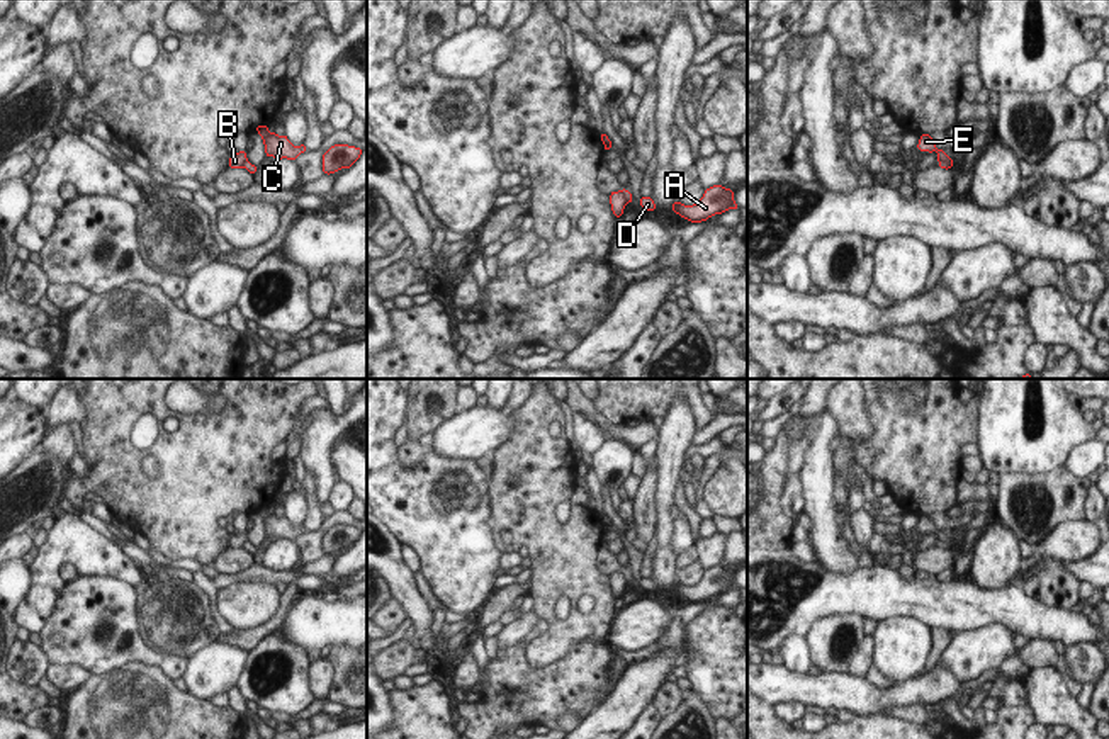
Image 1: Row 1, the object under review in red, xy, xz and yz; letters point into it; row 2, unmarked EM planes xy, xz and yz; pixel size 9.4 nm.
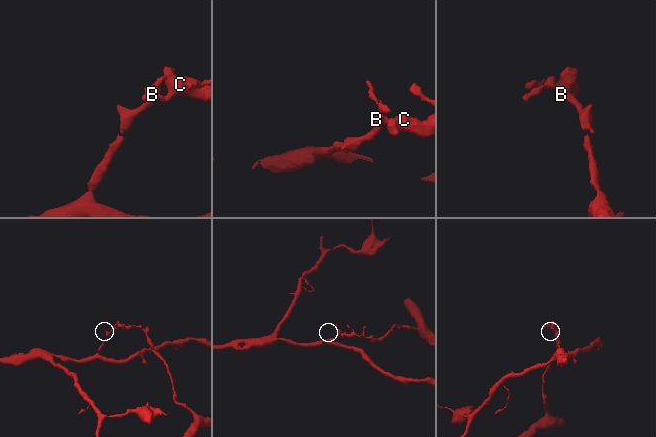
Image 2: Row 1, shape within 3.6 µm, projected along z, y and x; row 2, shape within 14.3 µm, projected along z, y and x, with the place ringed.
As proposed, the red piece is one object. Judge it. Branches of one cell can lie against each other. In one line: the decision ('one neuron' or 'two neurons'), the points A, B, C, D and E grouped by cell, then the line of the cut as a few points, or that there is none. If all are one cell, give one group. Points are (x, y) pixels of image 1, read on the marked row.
two neurons; A C D / B E; cut in xz along (622, 191), (627, 203)

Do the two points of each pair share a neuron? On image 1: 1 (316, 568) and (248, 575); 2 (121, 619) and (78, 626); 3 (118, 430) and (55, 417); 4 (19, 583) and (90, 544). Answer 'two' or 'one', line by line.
1: one
2: one
3: two
4: two

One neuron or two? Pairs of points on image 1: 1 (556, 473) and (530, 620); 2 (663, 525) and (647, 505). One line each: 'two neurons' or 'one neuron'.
1: two neurons
2: two neurons

